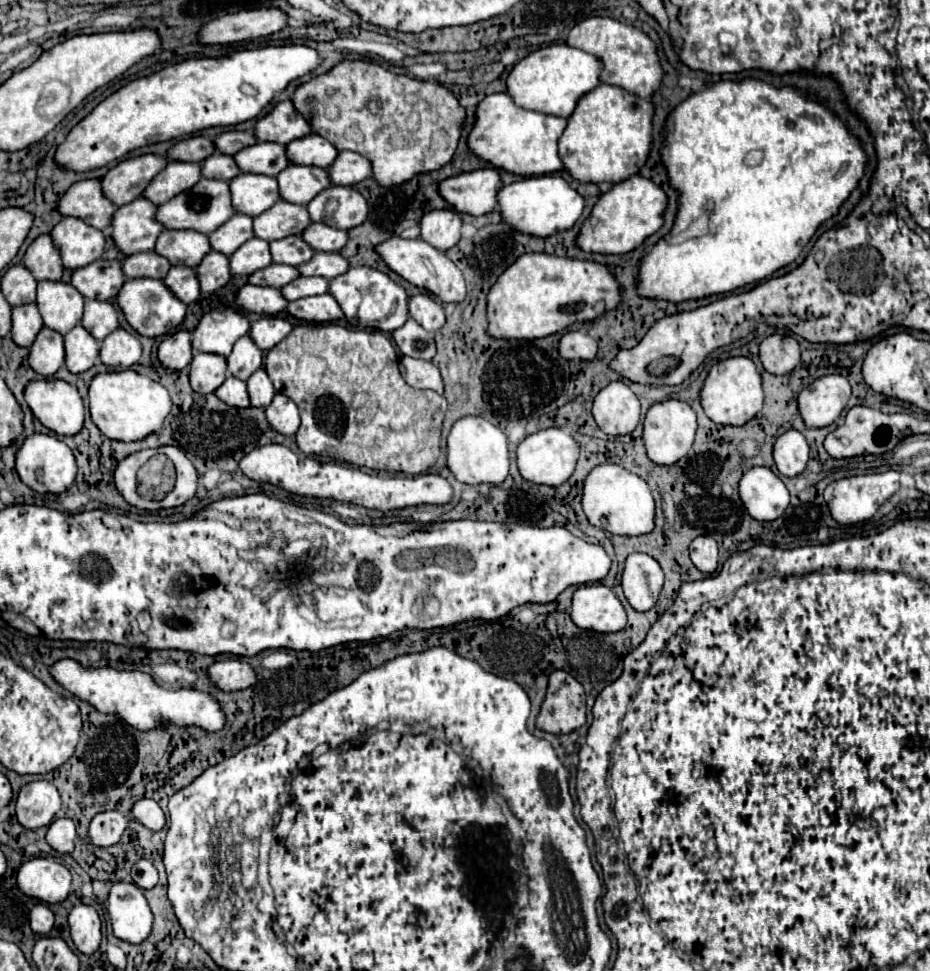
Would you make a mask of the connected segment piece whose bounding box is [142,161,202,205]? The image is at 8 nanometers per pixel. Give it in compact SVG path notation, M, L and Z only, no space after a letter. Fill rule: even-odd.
M170 161L152 183L148 183L148 191L142 197L150 199L154 205L162 205L176 197L178 193L192 189L200 181L200 165L186 161Z

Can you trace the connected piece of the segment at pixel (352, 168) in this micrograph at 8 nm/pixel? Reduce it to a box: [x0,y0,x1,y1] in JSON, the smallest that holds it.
[328,151,372,185]

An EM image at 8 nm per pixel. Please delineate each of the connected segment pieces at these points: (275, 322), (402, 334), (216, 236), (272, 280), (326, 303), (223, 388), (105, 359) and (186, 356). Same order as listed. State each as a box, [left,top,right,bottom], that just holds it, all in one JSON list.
[[248,315,292,351],[392,319,436,359],[208,213,252,257],[248,263,300,289],[286,293,344,323],[214,377,250,407],[100,329,142,367],[158,329,192,371]]

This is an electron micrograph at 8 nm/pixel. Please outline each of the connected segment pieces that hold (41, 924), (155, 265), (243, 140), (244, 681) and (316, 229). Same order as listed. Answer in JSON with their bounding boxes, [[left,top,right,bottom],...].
[[30,903,54,935],[122,251,170,279],[214,131,256,155],[210,659,258,691],[300,223,348,251]]

